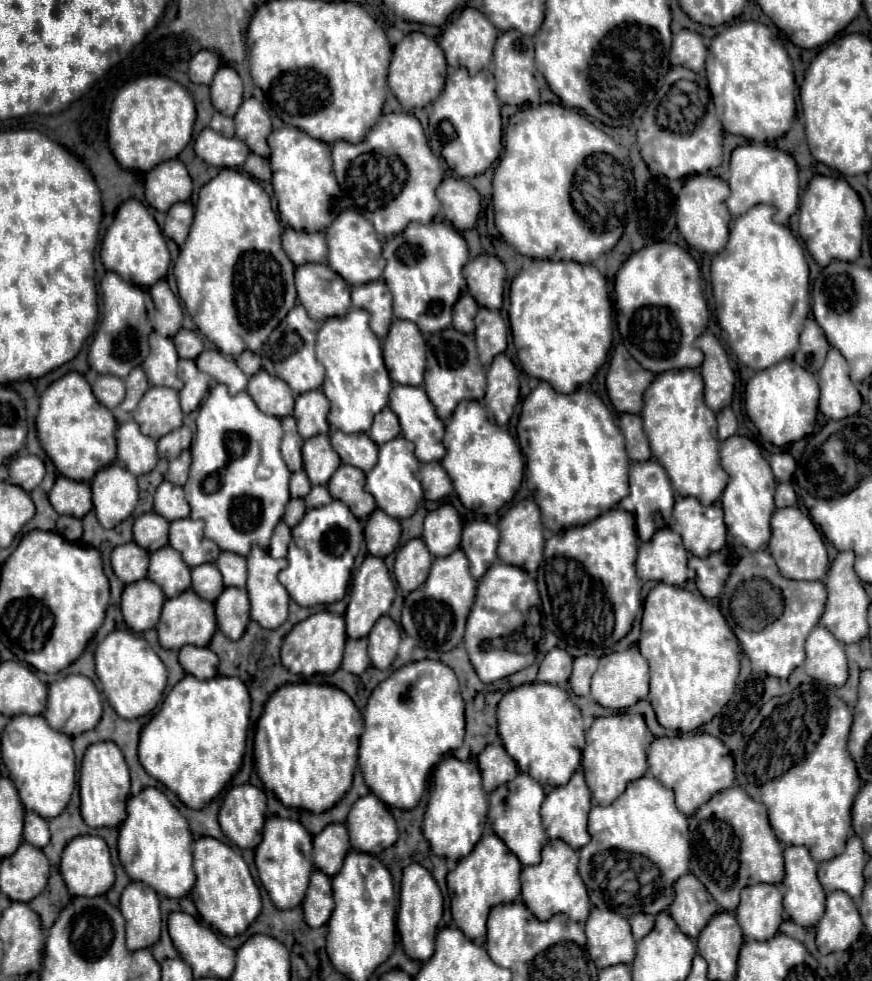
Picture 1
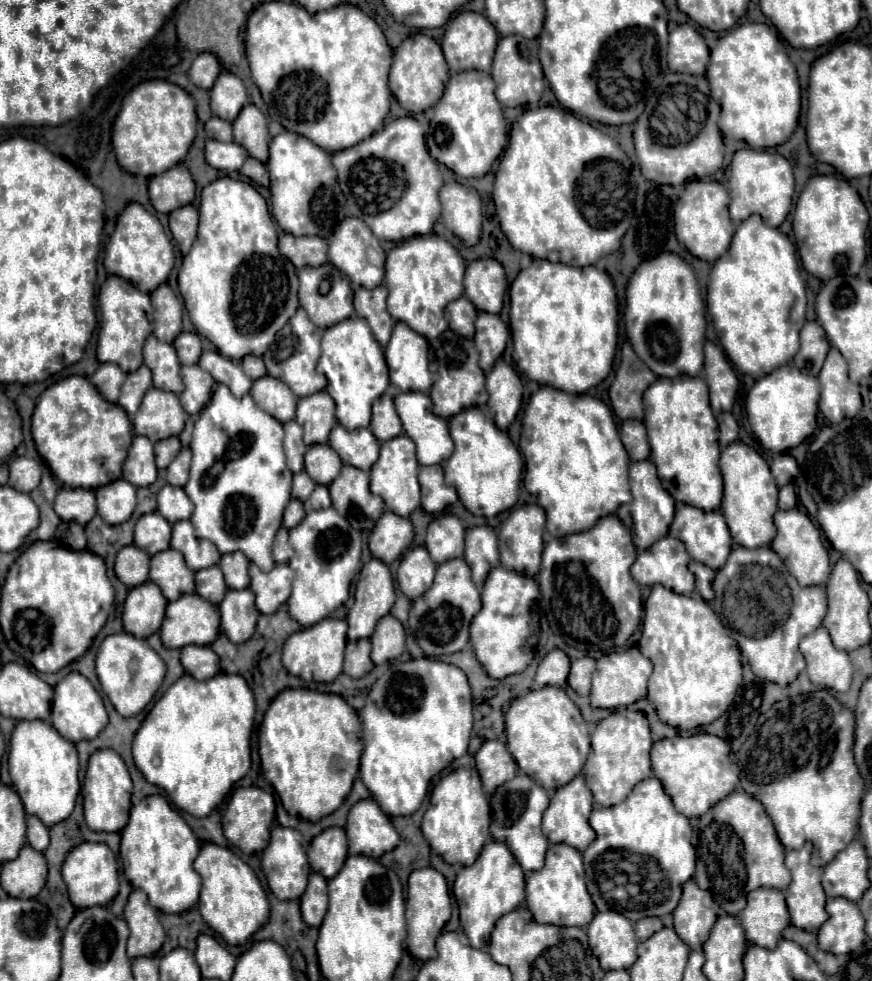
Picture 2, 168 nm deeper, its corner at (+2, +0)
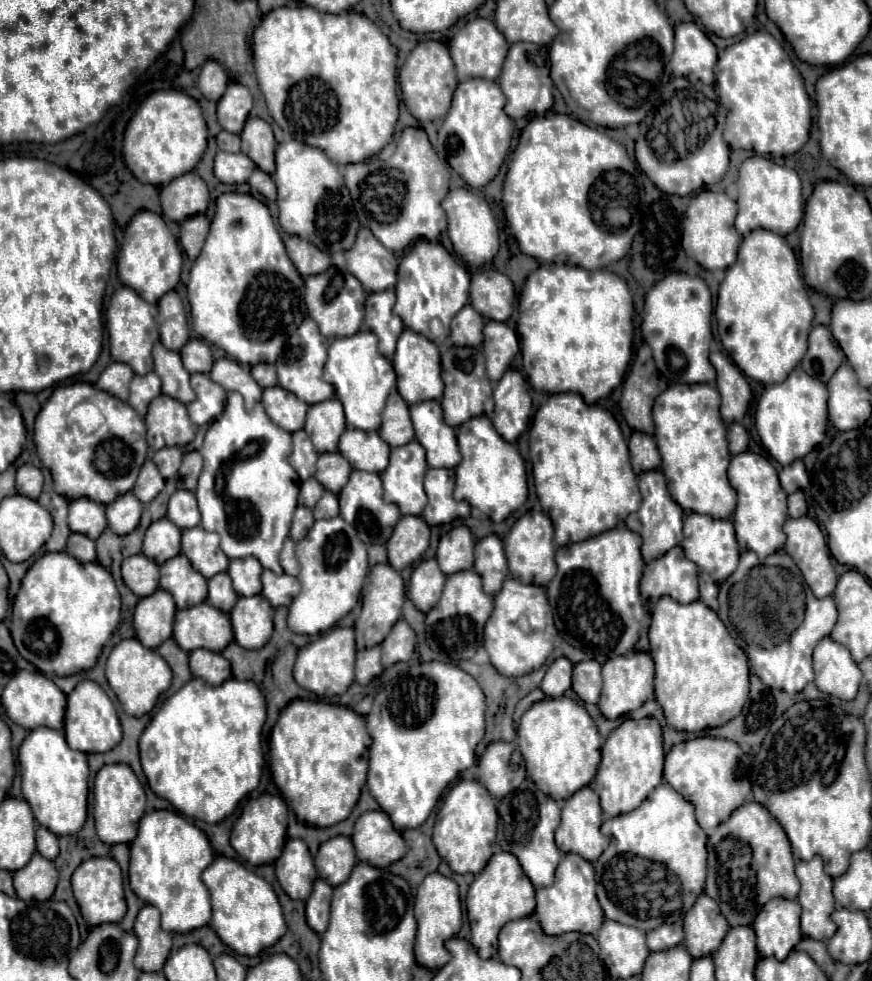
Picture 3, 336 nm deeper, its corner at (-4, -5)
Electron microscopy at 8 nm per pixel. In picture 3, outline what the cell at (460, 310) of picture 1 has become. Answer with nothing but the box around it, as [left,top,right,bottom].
[450,305,484,347]

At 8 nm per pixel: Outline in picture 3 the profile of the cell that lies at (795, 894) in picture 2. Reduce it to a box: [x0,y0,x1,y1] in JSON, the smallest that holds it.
[796,857,836,941]

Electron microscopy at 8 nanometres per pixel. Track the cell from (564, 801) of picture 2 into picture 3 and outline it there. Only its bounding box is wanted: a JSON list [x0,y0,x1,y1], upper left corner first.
[556,787,610,861]

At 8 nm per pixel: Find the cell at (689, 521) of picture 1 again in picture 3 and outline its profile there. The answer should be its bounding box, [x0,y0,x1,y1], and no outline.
[682,513,738,583]

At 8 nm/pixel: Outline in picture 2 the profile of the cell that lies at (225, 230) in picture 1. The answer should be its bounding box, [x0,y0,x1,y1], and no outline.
[178,176,298,360]

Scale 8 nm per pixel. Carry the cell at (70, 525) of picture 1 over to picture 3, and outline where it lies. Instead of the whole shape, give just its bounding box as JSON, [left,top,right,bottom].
[66,533,96,563]

